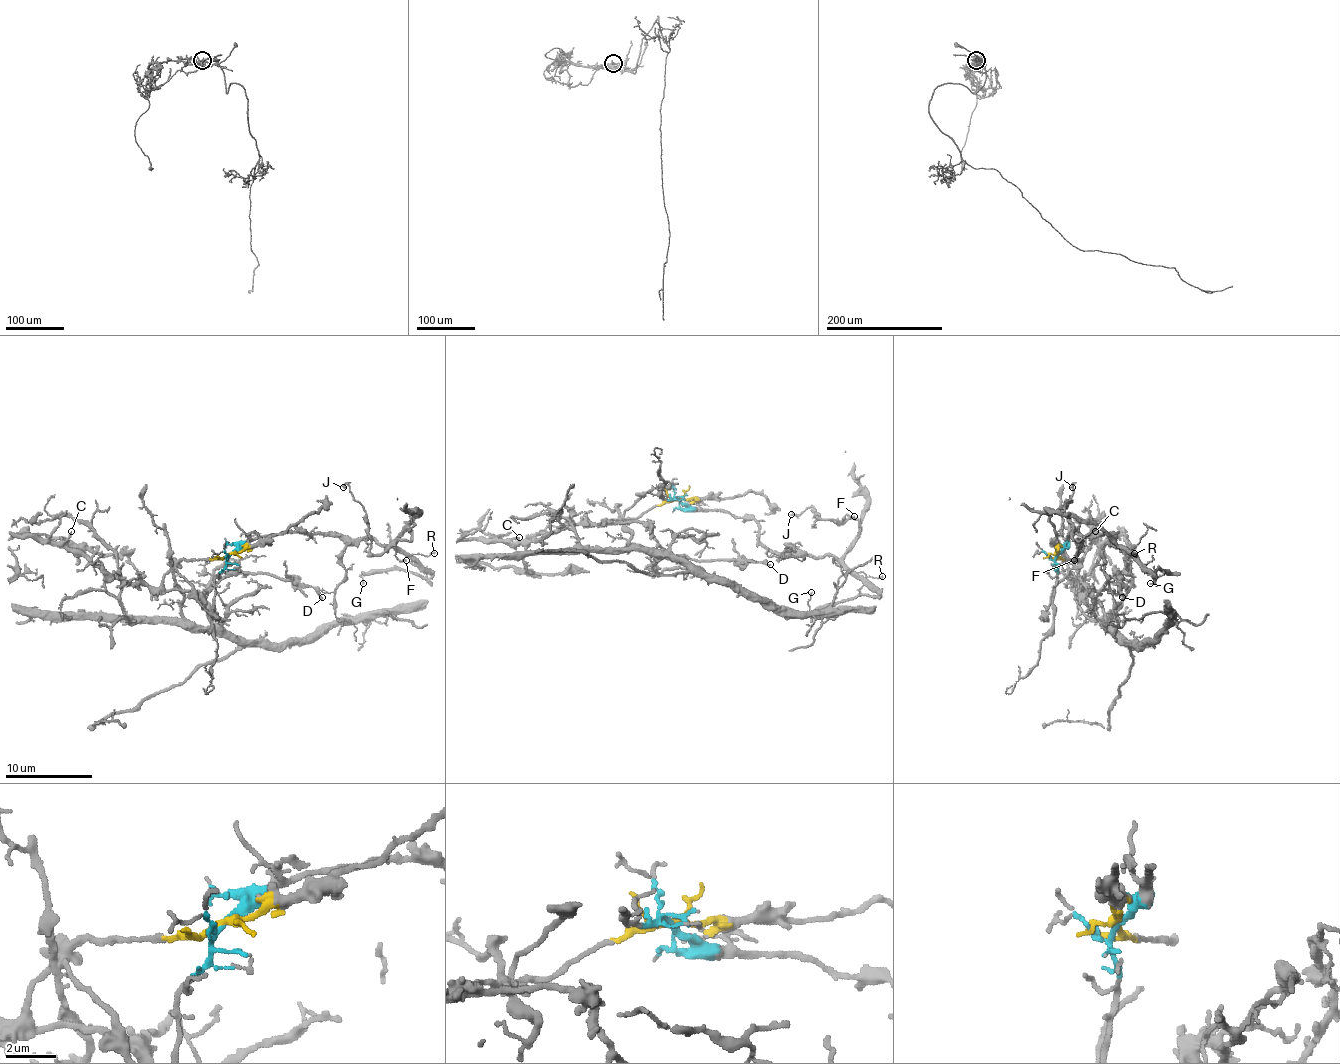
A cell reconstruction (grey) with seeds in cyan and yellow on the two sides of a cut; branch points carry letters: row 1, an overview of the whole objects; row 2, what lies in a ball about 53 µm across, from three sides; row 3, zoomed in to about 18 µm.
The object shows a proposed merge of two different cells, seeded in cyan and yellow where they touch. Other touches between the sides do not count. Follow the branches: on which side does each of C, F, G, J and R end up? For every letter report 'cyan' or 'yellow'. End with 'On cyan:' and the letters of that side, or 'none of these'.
C: yellow
F: cyan
G: cyan
J: cyan
R: cyan
On cyan: F, G, J, R

